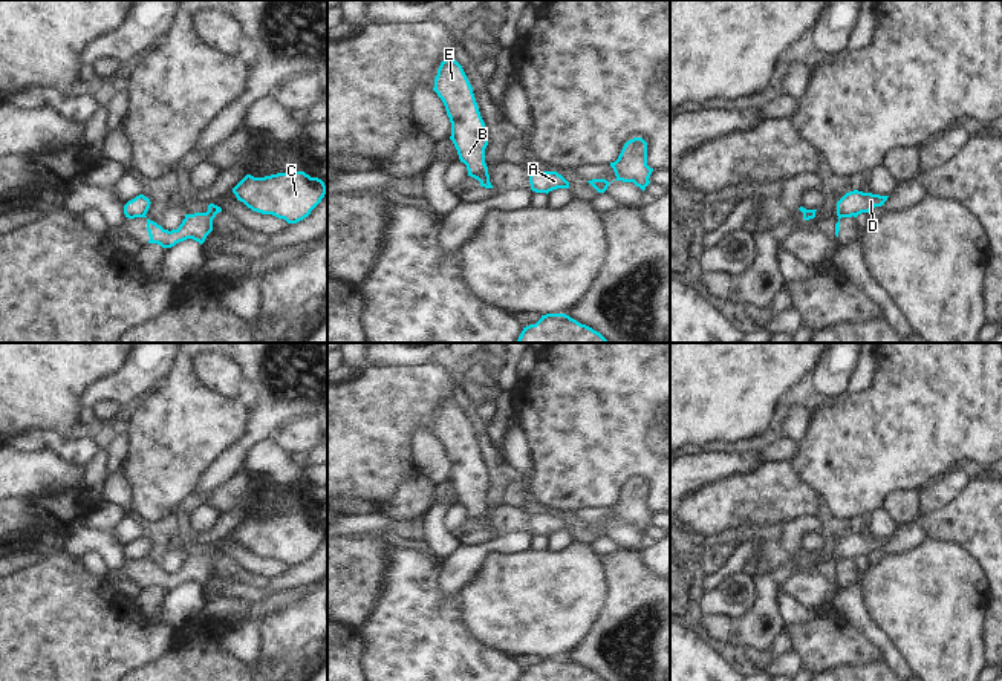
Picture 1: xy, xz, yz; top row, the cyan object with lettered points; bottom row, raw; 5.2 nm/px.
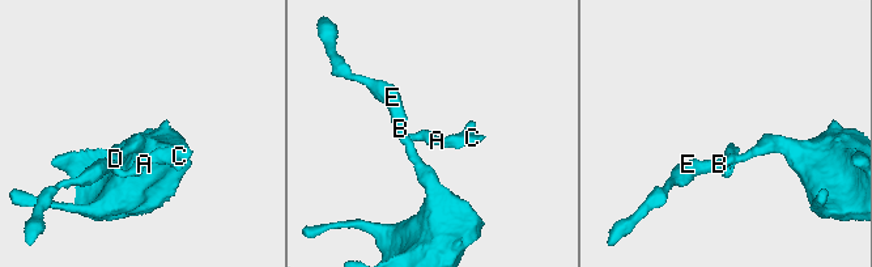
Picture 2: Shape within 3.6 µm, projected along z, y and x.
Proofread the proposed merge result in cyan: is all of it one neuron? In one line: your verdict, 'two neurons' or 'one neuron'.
two neurons

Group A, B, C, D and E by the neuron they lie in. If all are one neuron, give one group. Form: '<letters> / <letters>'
A C / B D E

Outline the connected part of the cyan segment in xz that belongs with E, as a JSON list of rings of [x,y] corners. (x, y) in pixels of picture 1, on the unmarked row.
[[[447,399],[434,421],[433,433],[442,442],[451,465],[451,479],[460,505],[467,508],[468,519],[477,522],[480,529],[493,531],[491,525],[480,522],[488,517],[485,491],[488,476],[480,459],[473,430],[454,399]]]

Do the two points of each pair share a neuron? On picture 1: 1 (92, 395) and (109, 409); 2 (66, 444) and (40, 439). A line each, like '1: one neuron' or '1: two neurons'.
1: two neurons
2: one neuron

